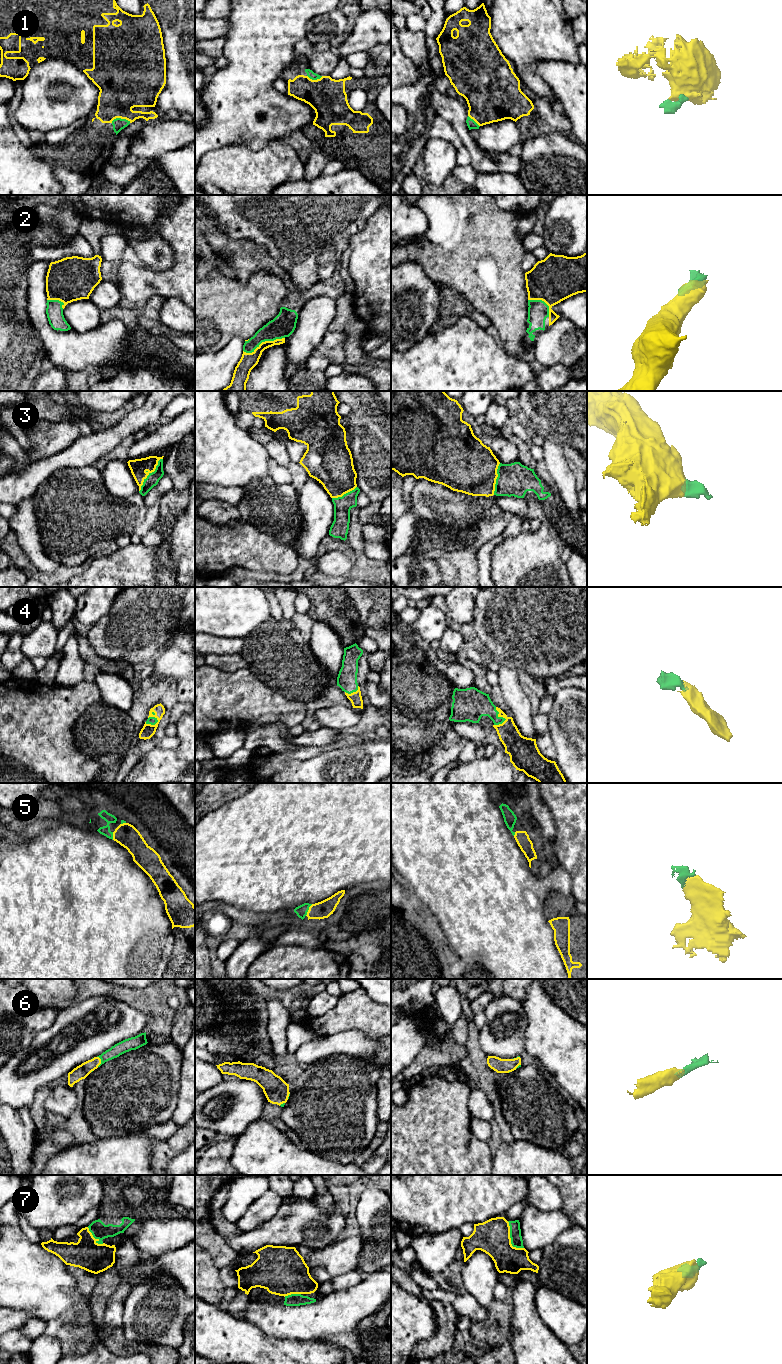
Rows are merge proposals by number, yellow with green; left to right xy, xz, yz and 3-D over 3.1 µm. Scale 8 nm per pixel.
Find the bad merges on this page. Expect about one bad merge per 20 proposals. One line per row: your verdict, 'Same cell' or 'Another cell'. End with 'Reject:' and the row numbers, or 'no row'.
1: Same cell
2: Same cell
3: Same cell
4: Same cell
5: Same cell
6: Same cell
7: Same cell
Reject: no row

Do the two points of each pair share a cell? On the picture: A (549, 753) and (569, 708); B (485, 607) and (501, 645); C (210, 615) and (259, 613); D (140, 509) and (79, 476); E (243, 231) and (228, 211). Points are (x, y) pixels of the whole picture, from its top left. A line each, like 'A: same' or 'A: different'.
A: different
B: same
C: same
D: same
E: same

